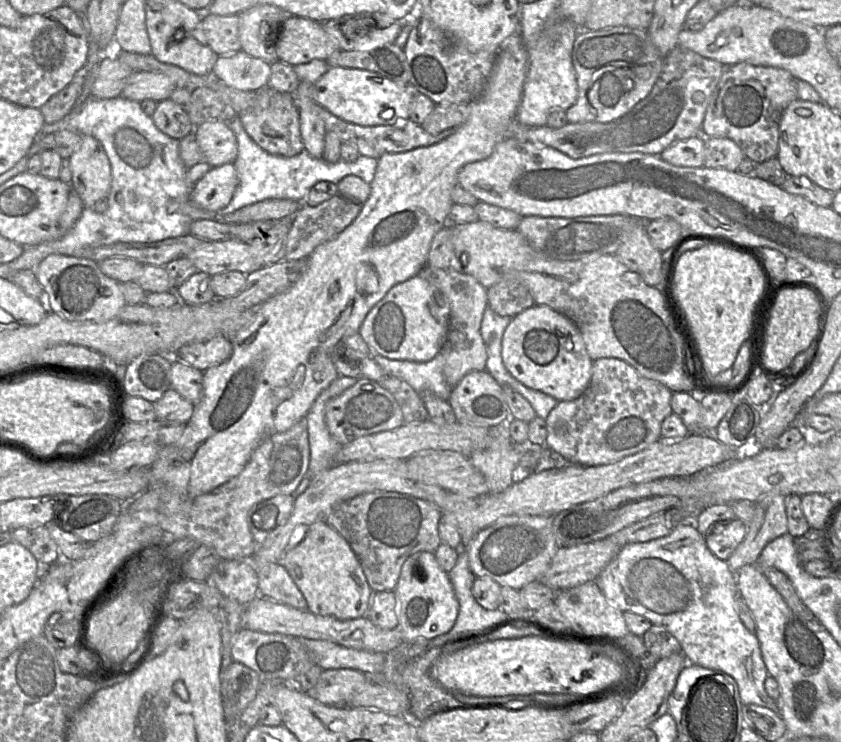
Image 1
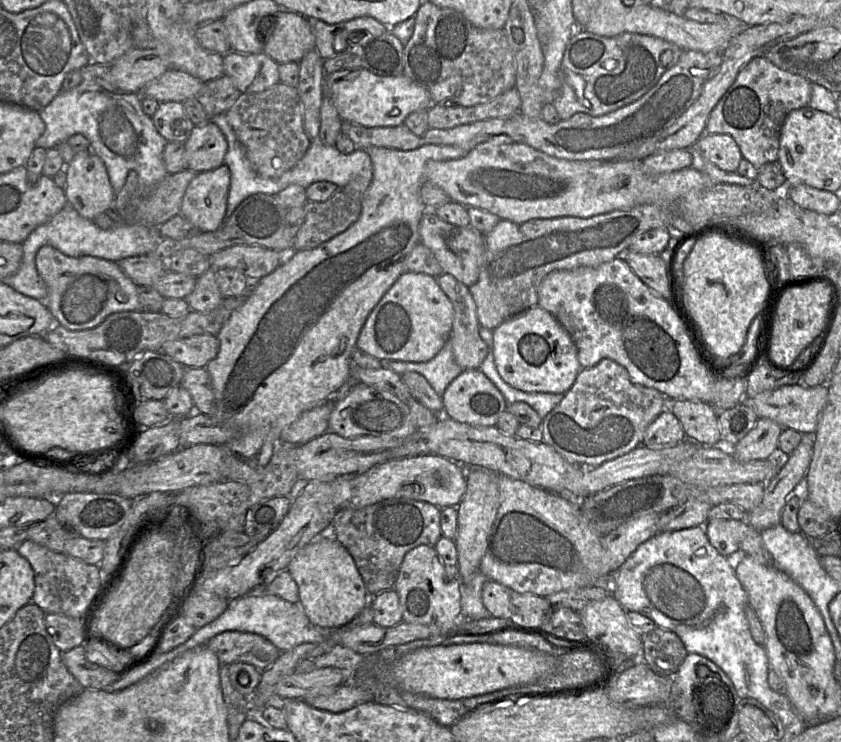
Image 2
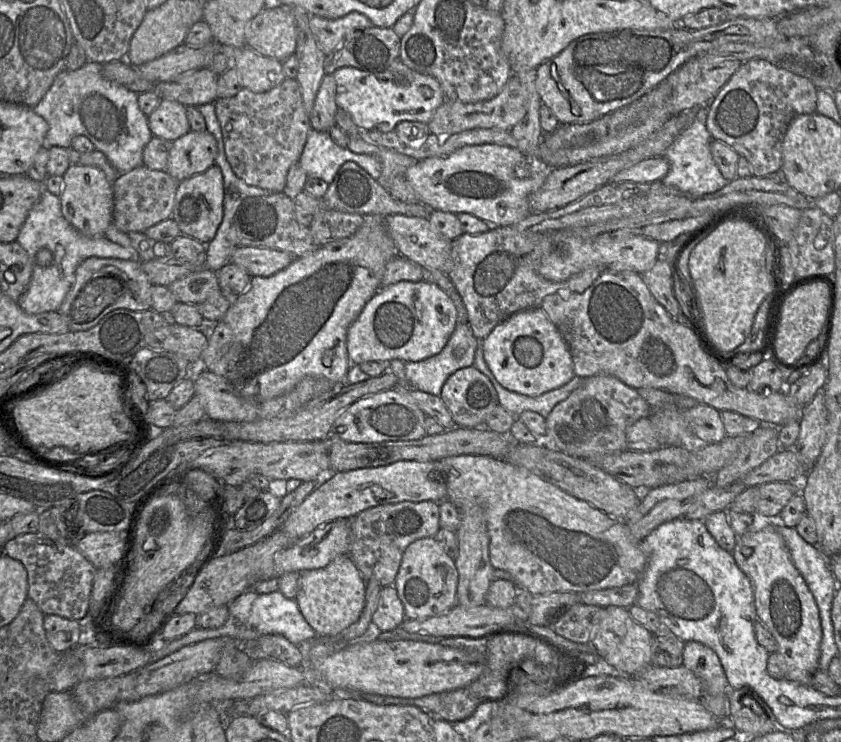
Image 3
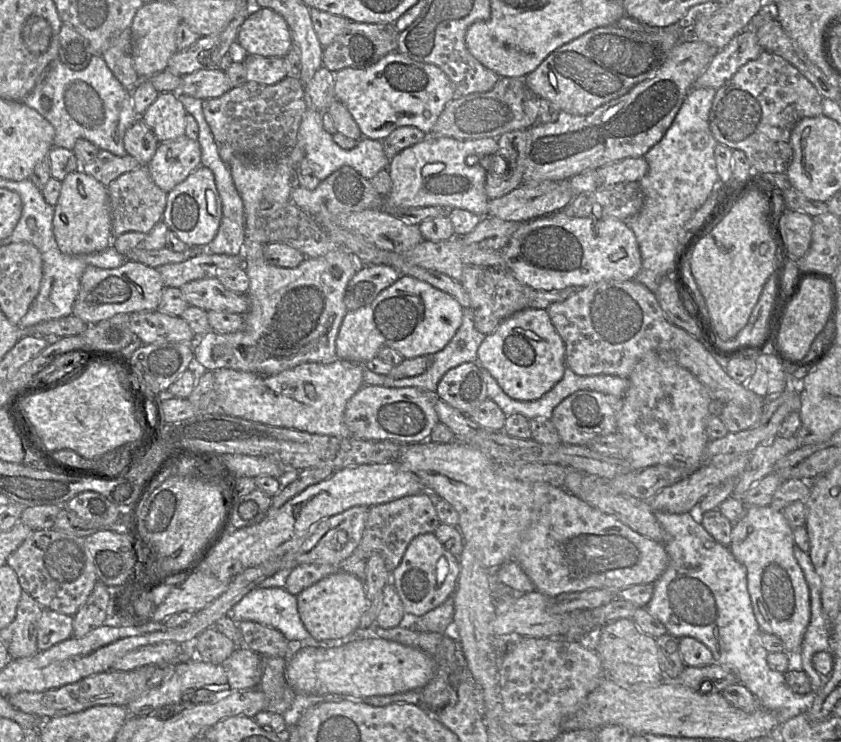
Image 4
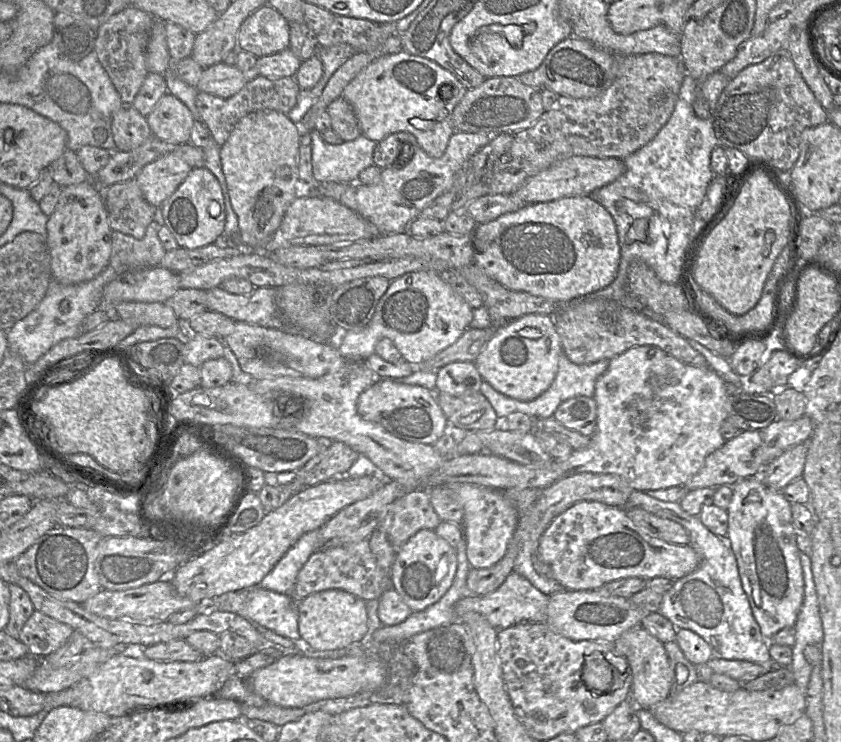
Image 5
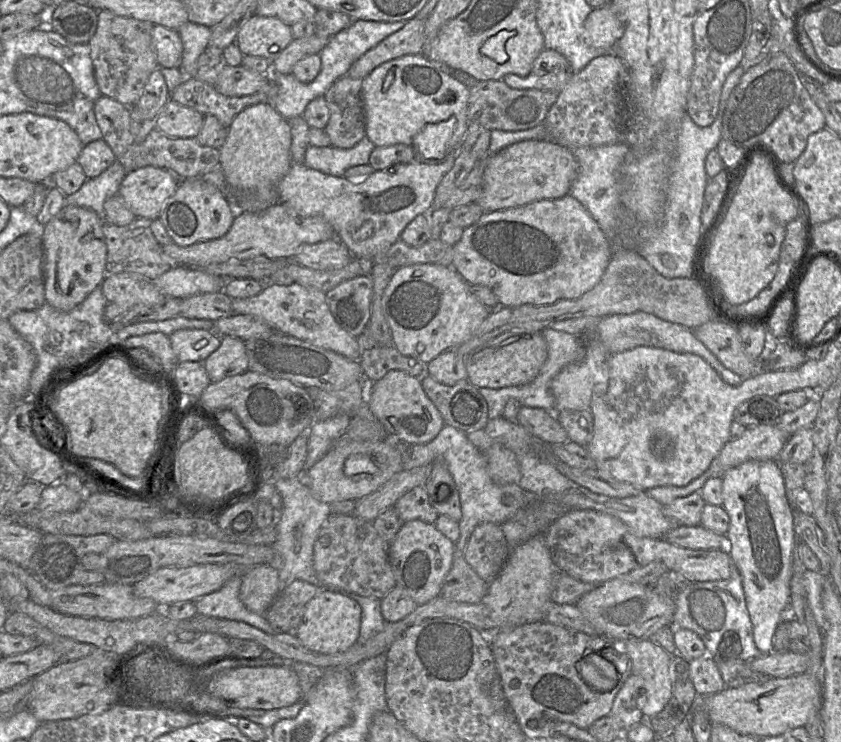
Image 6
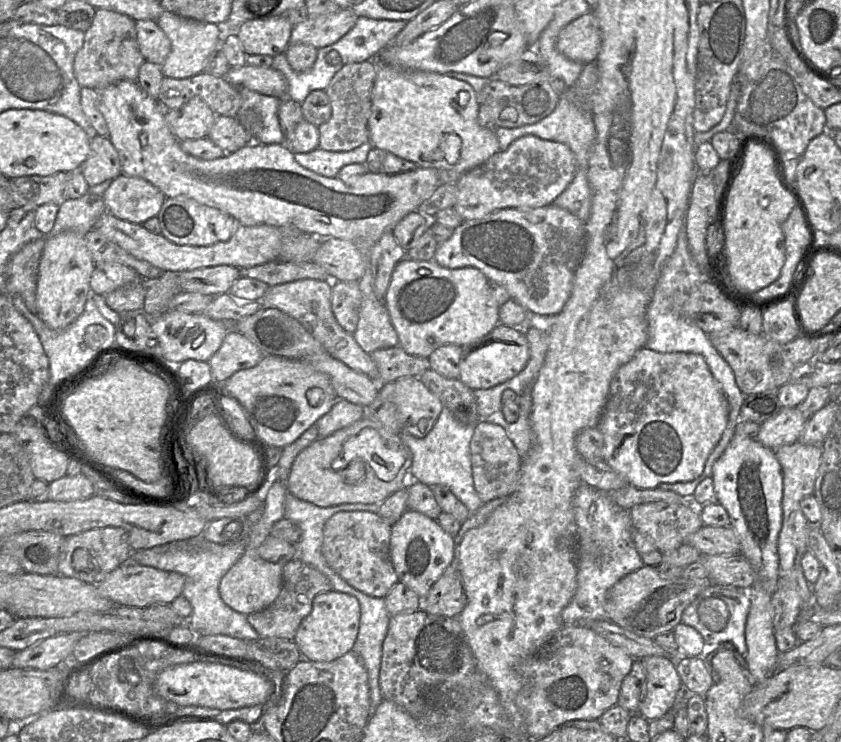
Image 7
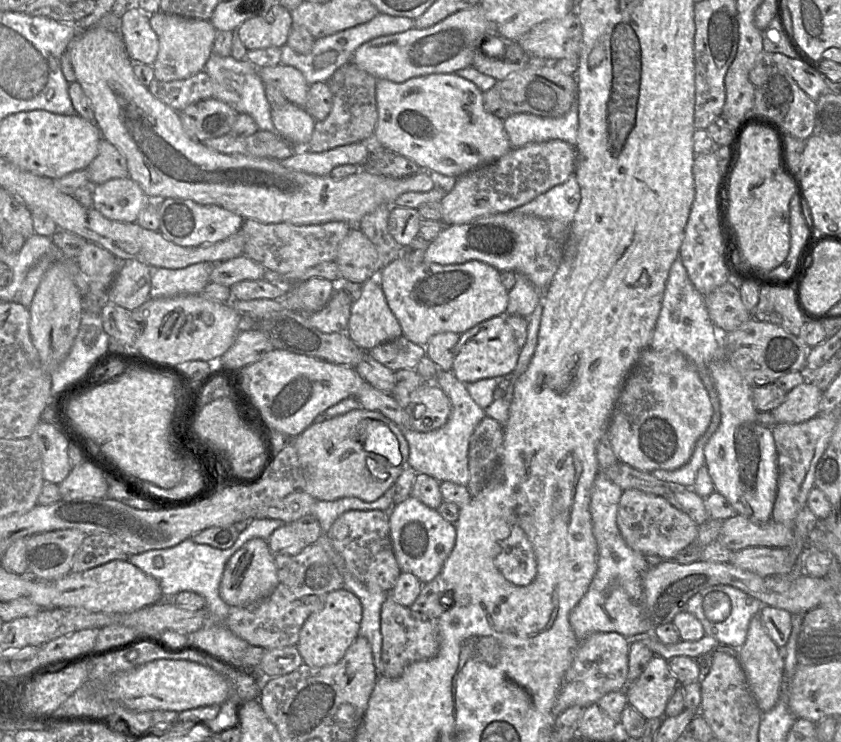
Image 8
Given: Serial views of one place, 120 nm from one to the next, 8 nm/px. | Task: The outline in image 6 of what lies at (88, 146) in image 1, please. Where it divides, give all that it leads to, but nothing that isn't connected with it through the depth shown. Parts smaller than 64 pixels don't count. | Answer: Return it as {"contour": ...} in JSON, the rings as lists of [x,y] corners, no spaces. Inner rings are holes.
{"contour":[[[66,204],[46,225],[42,236],[44,248],[45,300],[50,306],[71,311],[99,285],[106,276],[107,245],[102,231],[103,219],[93,210]]]}

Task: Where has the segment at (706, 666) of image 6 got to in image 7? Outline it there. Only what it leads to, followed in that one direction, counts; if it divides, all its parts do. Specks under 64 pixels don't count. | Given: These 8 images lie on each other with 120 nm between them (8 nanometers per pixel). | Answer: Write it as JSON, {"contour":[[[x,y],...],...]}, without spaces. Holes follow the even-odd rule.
{"contour":[[[681,655],[676,661],[676,669],[681,682],[694,694],[705,696],[714,684],[700,656]]]}

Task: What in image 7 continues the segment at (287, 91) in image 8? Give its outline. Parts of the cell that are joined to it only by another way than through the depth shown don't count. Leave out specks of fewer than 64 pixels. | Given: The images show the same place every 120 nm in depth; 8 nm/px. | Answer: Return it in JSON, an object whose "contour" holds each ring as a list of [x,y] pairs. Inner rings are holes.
{"contour":[[[244,65],[230,67],[226,79],[233,86],[245,87],[263,95],[283,98],[287,94],[288,82],[278,70],[268,67]]]}

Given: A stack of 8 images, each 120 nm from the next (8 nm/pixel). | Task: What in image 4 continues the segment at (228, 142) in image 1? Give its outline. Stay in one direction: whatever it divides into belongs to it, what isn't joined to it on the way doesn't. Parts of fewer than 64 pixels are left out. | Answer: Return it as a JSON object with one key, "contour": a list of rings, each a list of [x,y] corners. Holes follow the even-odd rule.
{"contour":[[[187,136],[163,142],[147,164],[154,183],[169,193],[201,166],[201,147],[198,140]]]}

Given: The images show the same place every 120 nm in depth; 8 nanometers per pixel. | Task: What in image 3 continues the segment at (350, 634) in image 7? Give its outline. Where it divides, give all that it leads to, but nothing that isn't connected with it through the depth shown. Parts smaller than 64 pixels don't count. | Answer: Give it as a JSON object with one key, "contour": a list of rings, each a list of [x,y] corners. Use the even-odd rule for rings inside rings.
{"contour":[[[341,554],[325,567],[300,572],[295,600],[317,635],[337,637],[358,620],[365,604],[366,584],[350,556]]]}

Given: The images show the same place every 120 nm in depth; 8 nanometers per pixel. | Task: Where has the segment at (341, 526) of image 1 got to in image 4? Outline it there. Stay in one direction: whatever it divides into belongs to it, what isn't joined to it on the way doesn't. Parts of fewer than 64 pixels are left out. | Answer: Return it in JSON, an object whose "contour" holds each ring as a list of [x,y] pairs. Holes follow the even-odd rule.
{"contour":[[[427,491],[370,506],[361,542],[354,553],[367,561],[371,553],[379,552],[392,572],[400,564],[411,540],[419,534],[434,532],[440,523],[434,495]]]}

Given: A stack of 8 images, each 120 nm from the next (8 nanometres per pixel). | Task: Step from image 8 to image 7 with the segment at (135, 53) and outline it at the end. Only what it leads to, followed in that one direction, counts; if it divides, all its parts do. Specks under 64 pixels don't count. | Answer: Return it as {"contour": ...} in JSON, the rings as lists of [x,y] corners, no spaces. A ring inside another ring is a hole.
{"contour":[[[155,20],[136,21],[137,40],[145,60],[162,66],[171,51],[171,41]]]}

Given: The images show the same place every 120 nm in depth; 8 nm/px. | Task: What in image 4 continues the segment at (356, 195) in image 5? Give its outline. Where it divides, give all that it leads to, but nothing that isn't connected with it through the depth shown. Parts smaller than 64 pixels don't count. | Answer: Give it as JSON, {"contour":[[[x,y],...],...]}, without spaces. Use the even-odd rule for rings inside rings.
{"contour":[[[428,135],[422,141],[397,153],[389,162],[387,169],[392,186],[388,194],[383,195],[385,205],[382,211],[395,216],[397,211],[409,207],[442,206],[449,209],[461,208],[481,217],[487,216],[489,198],[485,192],[486,170],[477,163],[481,158],[492,155],[504,162],[502,155],[495,154],[499,150],[497,138],[457,139],[447,136]]]}

